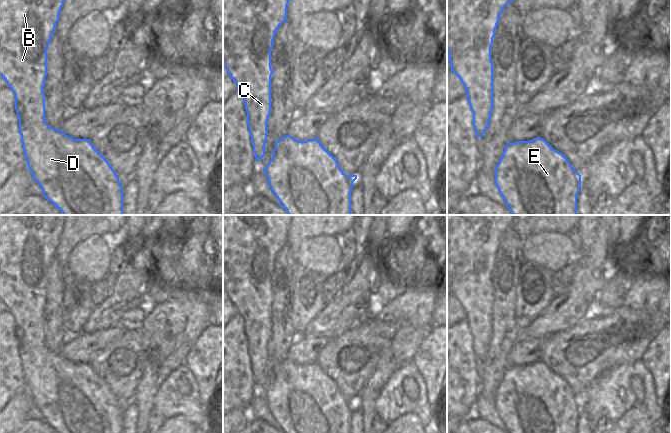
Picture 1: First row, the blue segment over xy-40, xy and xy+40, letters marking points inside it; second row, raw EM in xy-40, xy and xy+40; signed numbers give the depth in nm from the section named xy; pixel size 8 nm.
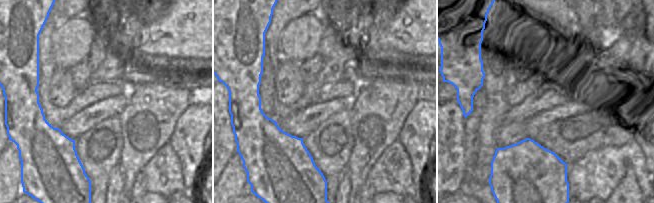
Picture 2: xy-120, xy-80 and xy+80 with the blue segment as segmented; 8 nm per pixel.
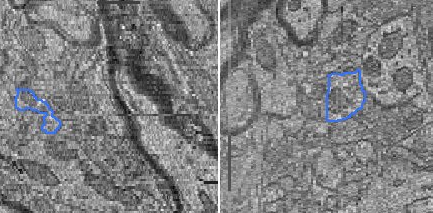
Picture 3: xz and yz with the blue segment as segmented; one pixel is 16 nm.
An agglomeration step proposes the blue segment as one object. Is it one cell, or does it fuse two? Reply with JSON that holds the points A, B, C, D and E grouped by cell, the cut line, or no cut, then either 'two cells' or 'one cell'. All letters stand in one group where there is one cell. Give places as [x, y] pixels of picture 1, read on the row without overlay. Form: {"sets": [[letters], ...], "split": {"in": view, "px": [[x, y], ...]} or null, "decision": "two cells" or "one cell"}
{"sets": [["A", "B", "C", "D", "E"]], "split": null, "decision": "one cell"}

